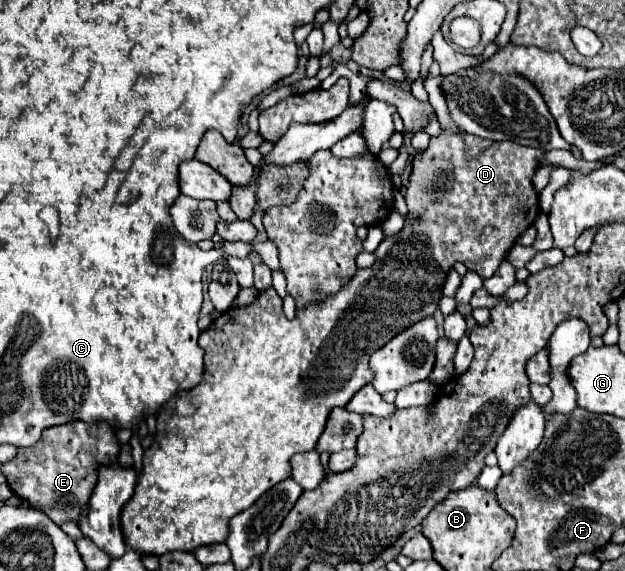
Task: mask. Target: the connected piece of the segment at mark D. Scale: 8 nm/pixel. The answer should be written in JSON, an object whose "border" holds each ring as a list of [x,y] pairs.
{"border":[[[441,131],[437,137],[431,137],[431,143],[427,149],[417,151],[413,157],[413,169],[411,169],[411,177],[409,177],[409,185],[405,191],[405,201],[409,207],[409,215],[405,217],[405,225],[399,233],[385,237],[381,241],[381,245],[375,251],[375,265],[367,267],[367,269],[357,269],[355,277],[351,277],[351,281],[347,281],[347,285],[343,285],[343,289],[339,289],[339,293],[325,297],[323,301],[315,301],[315,305],[307,305],[307,309],[297,309],[295,319],[287,319],[283,313],[283,299],[277,295],[275,287],[267,287],[263,293],[257,295],[257,299],[247,305],[247,307],[231,307],[225,313],[221,313],[211,325],[209,329],[205,329],[199,337],[199,345],[205,351],[205,373],[201,383],[187,391],[187,393],[179,393],[183,409],[179,399],[171,399],[163,411],[159,411],[157,415],[157,435],[151,443],[151,447],[143,453],[143,469],[135,487],[135,495],[133,499],[125,505],[123,513],[121,513],[121,523],[123,523],[123,533],[127,537],[127,545],[135,547],[135,551],[139,553],[151,553],[151,555],[163,555],[167,551],[193,551],[201,545],[211,545],[211,543],[223,543],[229,537],[229,521],[233,515],[249,509],[263,493],[267,493],[273,485],[277,485],[279,481],[285,481],[287,477],[291,477],[291,465],[289,459],[295,453],[307,453],[317,445],[319,435],[325,429],[325,421],[331,413],[331,409],[335,407],[345,407],[351,397],[365,385],[371,383],[371,369],[367,369],[367,361],[371,357],[371,353],[375,353],[375,349],[381,349],[387,341],[391,341],[391,337],[395,337],[399,331],[407,329],[407,325],[413,325],[415,321],[421,321],[425,317],[431,317],[437,311],[439,299],[441,299],[441,289],[447,281],[447,273],[453,269],[453,265],[457,261],[465,263],[469,271],[475,271],[481,279],[487,279],[495,273],[495,269],[499,269],[501,261],[505,261],[509,249],[517,243],[517,239],[521,237],[521,233],[533,225],[535,217],[539,215],[539,193],[535,191],[533,185],[533,175],[537,171],[537,167],[543,165],[547,151],[543,149],[533,149],[533,147],[523,147],[519,143],[511,143],[511,141],[501,141],[501,143],[493,143],[487,139],[479,139],[475,135],[469,135],[465,131],[459,133],[451,133],[451,131]]]}

